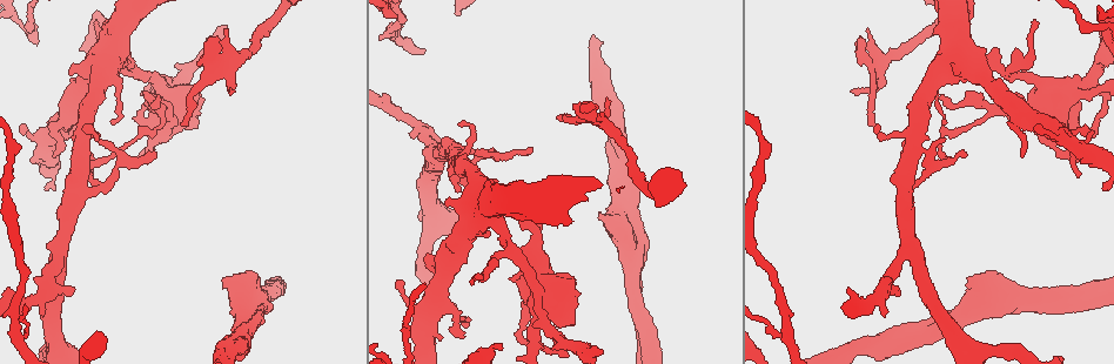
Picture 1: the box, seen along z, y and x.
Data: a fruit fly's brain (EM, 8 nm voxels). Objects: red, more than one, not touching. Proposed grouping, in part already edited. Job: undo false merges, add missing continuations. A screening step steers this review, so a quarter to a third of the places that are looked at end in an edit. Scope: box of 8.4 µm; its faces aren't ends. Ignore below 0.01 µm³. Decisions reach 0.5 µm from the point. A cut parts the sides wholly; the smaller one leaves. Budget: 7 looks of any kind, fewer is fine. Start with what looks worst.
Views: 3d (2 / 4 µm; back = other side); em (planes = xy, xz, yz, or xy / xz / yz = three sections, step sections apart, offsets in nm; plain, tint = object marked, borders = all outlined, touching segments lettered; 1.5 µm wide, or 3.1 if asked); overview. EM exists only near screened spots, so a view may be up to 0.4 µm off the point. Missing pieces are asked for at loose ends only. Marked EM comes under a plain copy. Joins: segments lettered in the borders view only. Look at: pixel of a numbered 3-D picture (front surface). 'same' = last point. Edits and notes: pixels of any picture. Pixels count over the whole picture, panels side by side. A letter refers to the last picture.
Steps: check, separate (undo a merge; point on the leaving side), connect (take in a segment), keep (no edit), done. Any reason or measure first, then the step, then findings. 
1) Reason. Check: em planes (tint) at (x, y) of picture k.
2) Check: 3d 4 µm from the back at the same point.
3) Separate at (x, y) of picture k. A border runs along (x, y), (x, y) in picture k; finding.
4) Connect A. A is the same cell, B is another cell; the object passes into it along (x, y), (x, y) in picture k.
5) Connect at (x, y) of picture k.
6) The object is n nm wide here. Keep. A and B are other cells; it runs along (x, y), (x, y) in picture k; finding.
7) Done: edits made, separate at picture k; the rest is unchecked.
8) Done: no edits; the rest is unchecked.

Check: em planes (borders) at (399, 281) of picture 1.

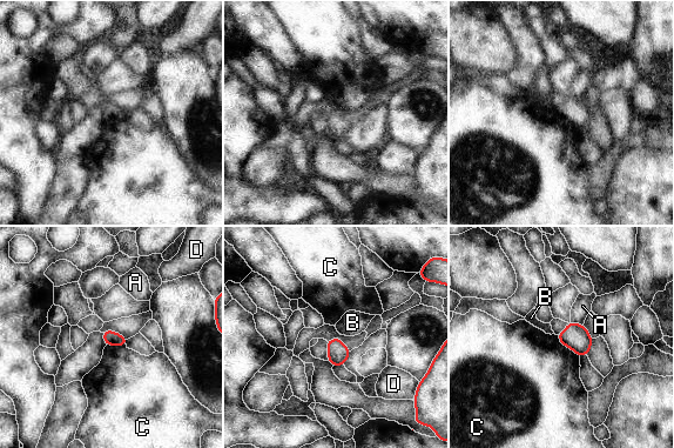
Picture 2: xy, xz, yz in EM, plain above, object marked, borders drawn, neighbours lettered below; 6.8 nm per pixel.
Keep. A, B, C and D are other cells; a border runs along (555, 335), (579, 358) in picture 2; none of them fits.

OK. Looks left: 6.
Tapers out. Check: em planes (borders) at (1088, 128) of picture 1.

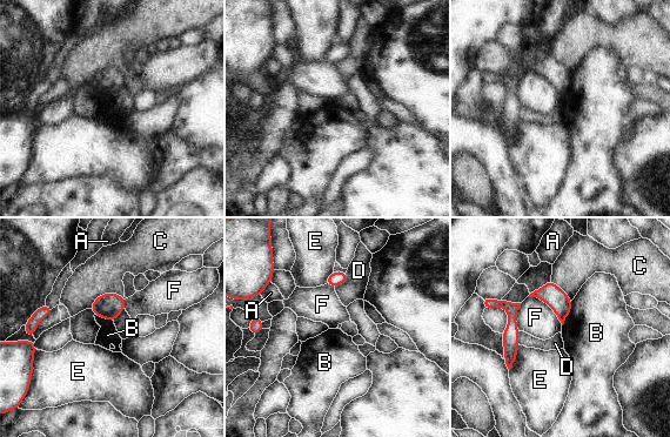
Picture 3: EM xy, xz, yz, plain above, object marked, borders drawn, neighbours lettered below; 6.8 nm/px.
The object is 150 nm wide here; the longest contact is with F, 300 nm. Keep. A, B, C, D, E and F are other cells; no lettered segment goes on from it.

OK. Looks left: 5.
Thick end. Check: 3d 4 µm at (599, 213) of picture 1.

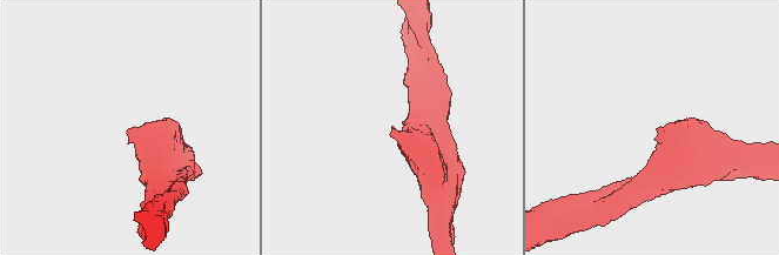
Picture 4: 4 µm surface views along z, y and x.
Need the tissue. Check: em xz step 8 (tint) at (657, 129) of picture 4.

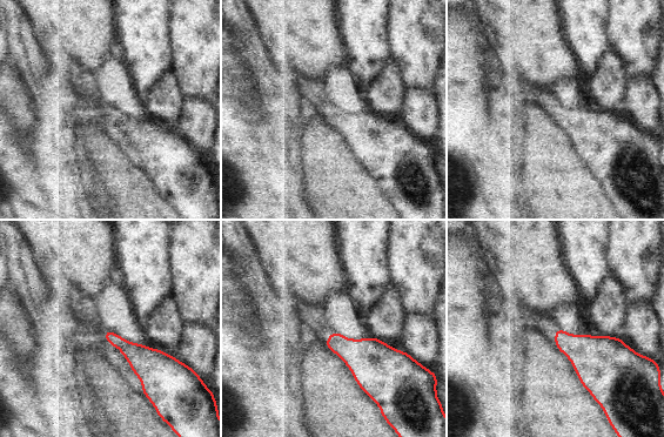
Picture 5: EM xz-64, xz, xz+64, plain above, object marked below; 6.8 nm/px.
Check: em planes (borders) at the same point.

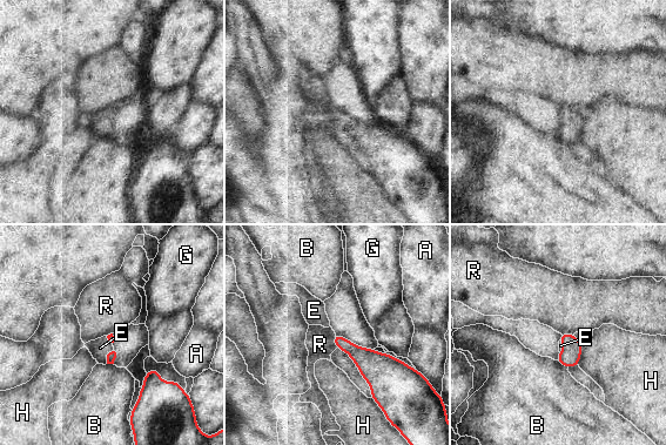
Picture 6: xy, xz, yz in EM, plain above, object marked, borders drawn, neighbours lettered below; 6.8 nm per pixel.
Connect at (100, 348) of picture 6. E is the same cell, A, B, G, H and R are other cells; the object passes into it along (110, 357), (107, 356), (100, 348) in picture 6; it goes on there.

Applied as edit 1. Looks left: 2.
Done: edits made, connect at picture 6; the rest is unchecked.

